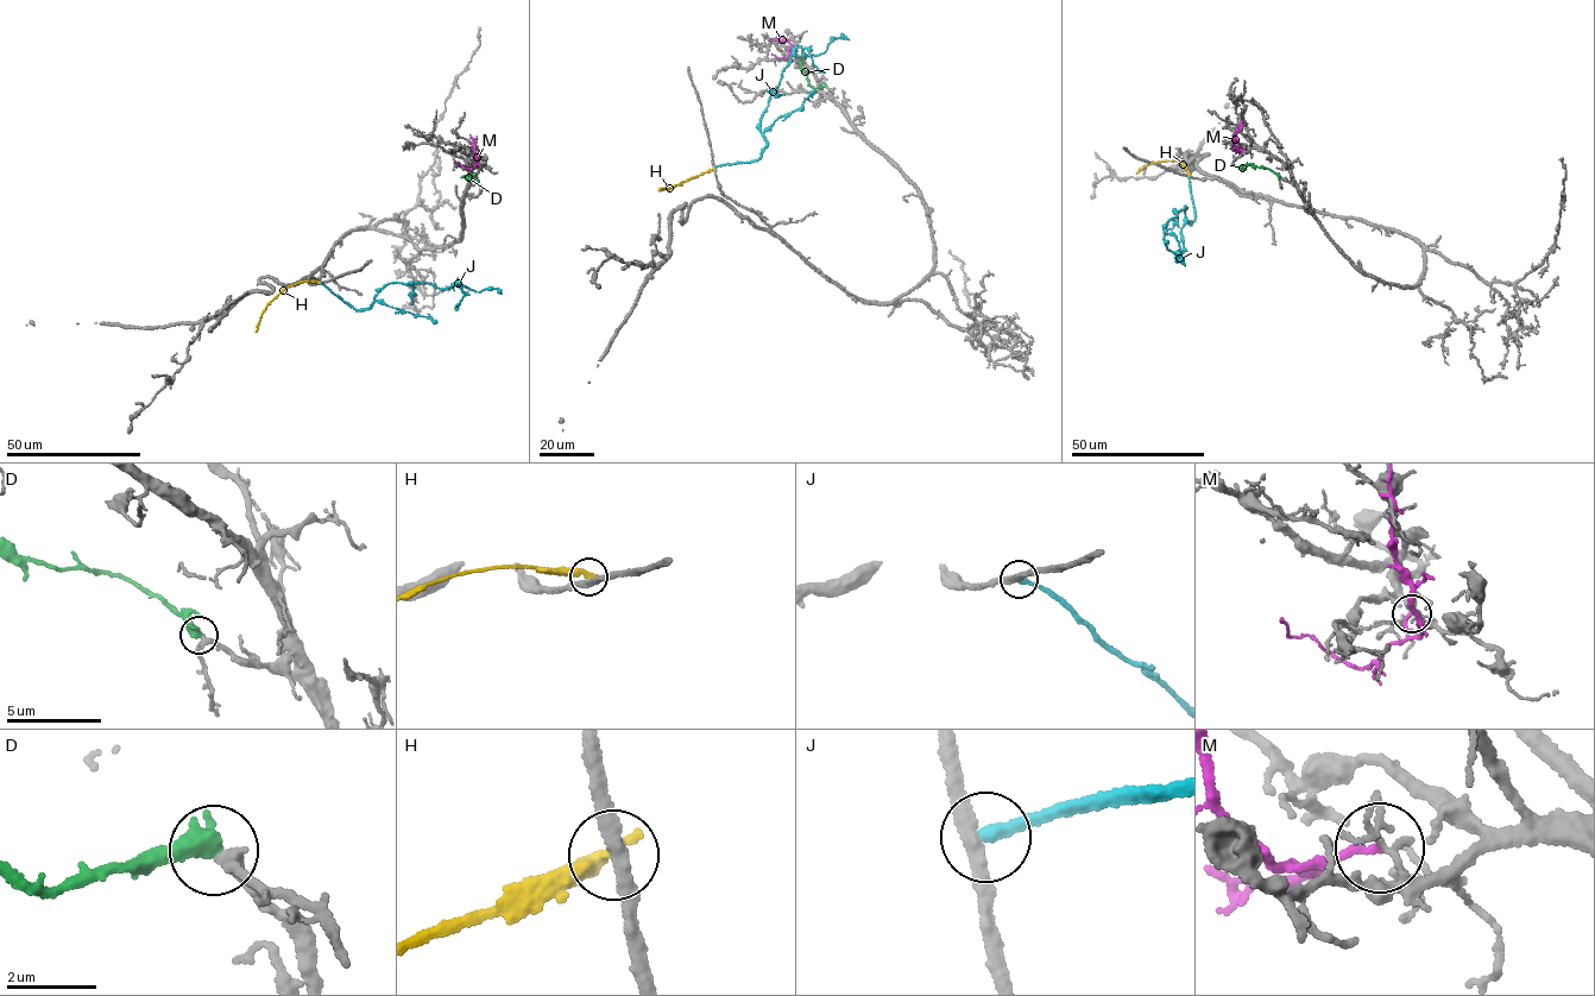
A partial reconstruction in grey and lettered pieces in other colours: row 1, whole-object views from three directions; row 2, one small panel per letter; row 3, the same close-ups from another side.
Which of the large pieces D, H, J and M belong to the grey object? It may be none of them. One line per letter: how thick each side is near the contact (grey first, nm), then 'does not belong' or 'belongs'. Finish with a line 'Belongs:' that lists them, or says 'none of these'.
D: 260 nm thick on the grey side, 500 nm on the other; belongs
H: 320 nm thick on the grey side, 360 nm on the other; does not belong
J: 300 nm thick on the grey side, 280 nm on the other; does not belong
M: 110 nm thick on the grey side, 160 nm on the other; does not belong
Belongs: D

